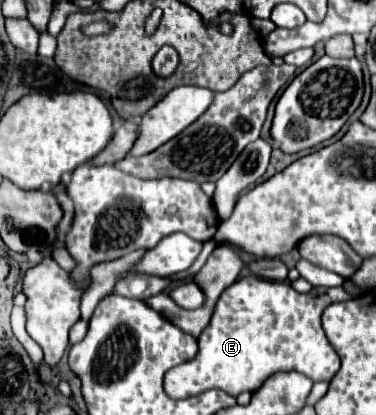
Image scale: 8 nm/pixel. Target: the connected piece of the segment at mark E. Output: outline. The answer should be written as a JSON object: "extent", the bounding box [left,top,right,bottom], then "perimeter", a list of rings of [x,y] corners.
{"extent":[165,276,351,398],"perimeter":[[[245,276],[229,286],[219,298],[213,318],[199,336],[199,352],[191,362],[171,368],[165,374],[165,392],[169,398],[189,398],[205,390],[219,388],[229,396],[237,398],[241,392],[255,392],[261,384],[277,372],[301,372],[313,382],[329,382],[339,370],[339,356],[329,344],[323,328],[321,314],[333,302],[349,300],[351,296],[341,288],[313,288],[307,294],[299,294],[291,288],[289,282],[273,282],[257,276]]]}

